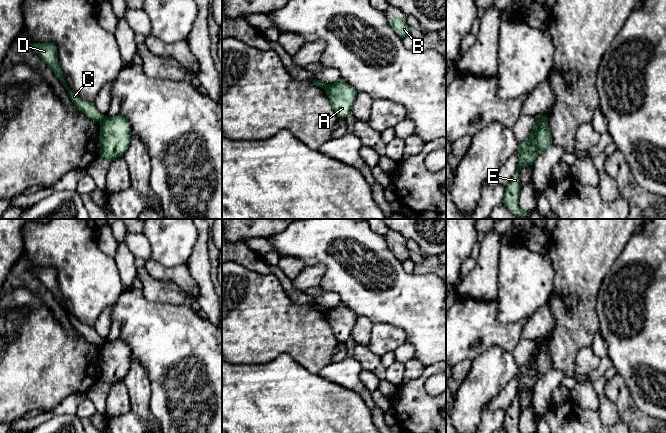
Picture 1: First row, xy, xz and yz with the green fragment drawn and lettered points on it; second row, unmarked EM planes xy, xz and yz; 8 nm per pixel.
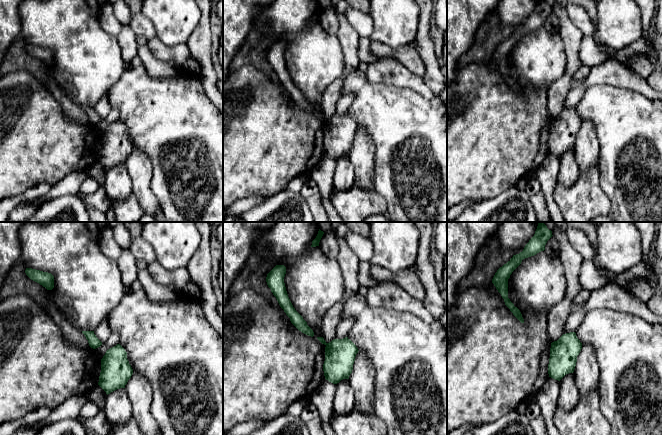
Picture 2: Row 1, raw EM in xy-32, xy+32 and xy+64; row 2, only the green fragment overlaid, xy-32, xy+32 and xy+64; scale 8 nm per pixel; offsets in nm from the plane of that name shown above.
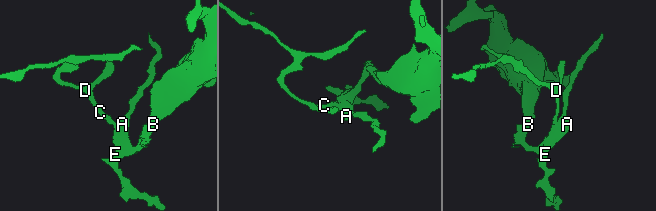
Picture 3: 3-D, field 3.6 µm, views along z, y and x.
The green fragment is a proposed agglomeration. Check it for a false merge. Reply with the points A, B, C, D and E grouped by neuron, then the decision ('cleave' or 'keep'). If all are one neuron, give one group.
groups A B E / C D; cleave

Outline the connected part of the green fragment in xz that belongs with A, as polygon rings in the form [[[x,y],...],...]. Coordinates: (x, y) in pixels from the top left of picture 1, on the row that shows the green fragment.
[[[343,79],[327,84],[325,93],[329,98],[338,118],[345,118],[350,112],[357,96],[357,91]]]

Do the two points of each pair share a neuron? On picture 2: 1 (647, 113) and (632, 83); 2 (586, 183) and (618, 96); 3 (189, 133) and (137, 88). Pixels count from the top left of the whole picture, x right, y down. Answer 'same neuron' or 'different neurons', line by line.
1: different neurons
2: different neurons
3: same neuron

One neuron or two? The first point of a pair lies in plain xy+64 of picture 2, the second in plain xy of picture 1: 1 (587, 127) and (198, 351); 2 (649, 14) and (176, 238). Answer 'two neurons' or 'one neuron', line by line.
1: two neurons
2: two neurons

